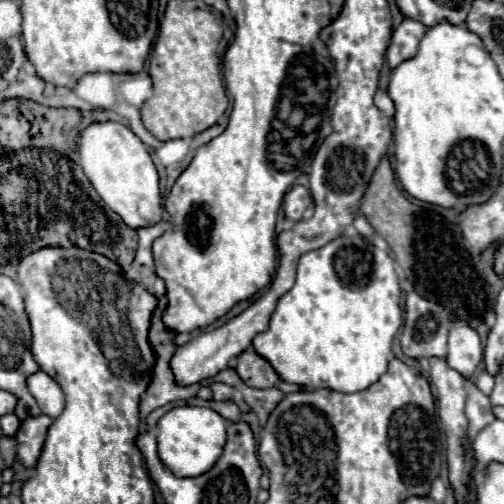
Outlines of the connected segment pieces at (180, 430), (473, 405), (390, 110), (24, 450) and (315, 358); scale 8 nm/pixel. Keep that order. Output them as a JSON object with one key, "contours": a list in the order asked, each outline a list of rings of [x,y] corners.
{"contours":[[[[173,407],[157,423],[159,459],[177,477],[197,477],[207,473],[213,467],[213,463],[221,457],[225,441],[225,419],[209,407]]],[[[467,381],[467,419],[469,419],[469,439],[473,441],[475,435],[489,425],[491,421],[495,421],[493,415],[493,405],[489,403],[489,397],[483,395],[471,381]]],[[[379,89],[379,91],[375,93],[375,105],[377,105],[387,117],[393,117],[393,113],[395,113],[393,101],[389,99],[389,95],[387,95],[383,89]]],[[[39,415],[23,421],[21,431],[17,431],[17,459],[33,469],[37,465],[37,455],[41,455],[41,447],[45,443],[45,431],[53,423],[51,417]]],[[[341,235],[337,239],[333,239],[329,243],[329,249],[335,247],[335,271],[337,275],[333,275],[333,271],[329,271],[329,263],[309,263],[309,255],[313,255],[313,251],[301,255],[299,259],[299,267],[297,267],[297,281],[295,285],[291,287],[291,291],[287,291],[279,301],[277,301],[277,309],[275,313],[271,315],[271,321],[269,321],[269,327],[265,333],[259,333],[255,339],[253,339],[253,349],[271,363],[271,367],[277,371],[279,379],[281,381],[287,381],[287,383],[295,383],[295,385],[303,385],[307,389],[333,389],[333,391],[341,391],[341,393],[355,393],[355,391],[363,391],[367,389],[369,385],[373,385],[385,371],[387,371],[387,363],[389,363],[389,357],[391,357],[391,343],[393,343],[393,337],[395,333],[399,331],[401,327],[401,307],[399,307],[399,299],[401,299],[401,289],[399,289],[399,279],[397,279],[397,273],[395,273],[395,267],[393,267],[393,259],[389,253],[385,251],[379,251],[377,247],[373,247],[371,243],[367,245],[369,241],[365,241],[363,237],[359,235]]]]}

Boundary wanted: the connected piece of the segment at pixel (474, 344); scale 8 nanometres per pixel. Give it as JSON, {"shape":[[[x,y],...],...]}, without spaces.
{"shape":[[[455,321],[449,331],[449,355],[445,359],[449,367],[469,379],[483,361],[483,345],[475,329],[465,321]]]}

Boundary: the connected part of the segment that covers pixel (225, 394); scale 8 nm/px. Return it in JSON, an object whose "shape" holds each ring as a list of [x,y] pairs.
{"shape":[[[211,383],[211,391],[213,391],[213,399],[215,401],[229,401],[229,399],[233,399],[233,387],[229,387],[225,383]]]}

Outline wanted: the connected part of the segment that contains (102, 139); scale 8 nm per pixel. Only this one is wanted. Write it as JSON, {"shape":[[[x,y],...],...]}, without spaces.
{"shape":[[[107,121],[93,123],[79,135],[79,163],[93,183],[95,191],[101,195],[105,205],[121,215],[127,227],[141,229],[151,227],[161,221],[161,191],[159,175],[151,161],[147,145],[125,125]]]}

